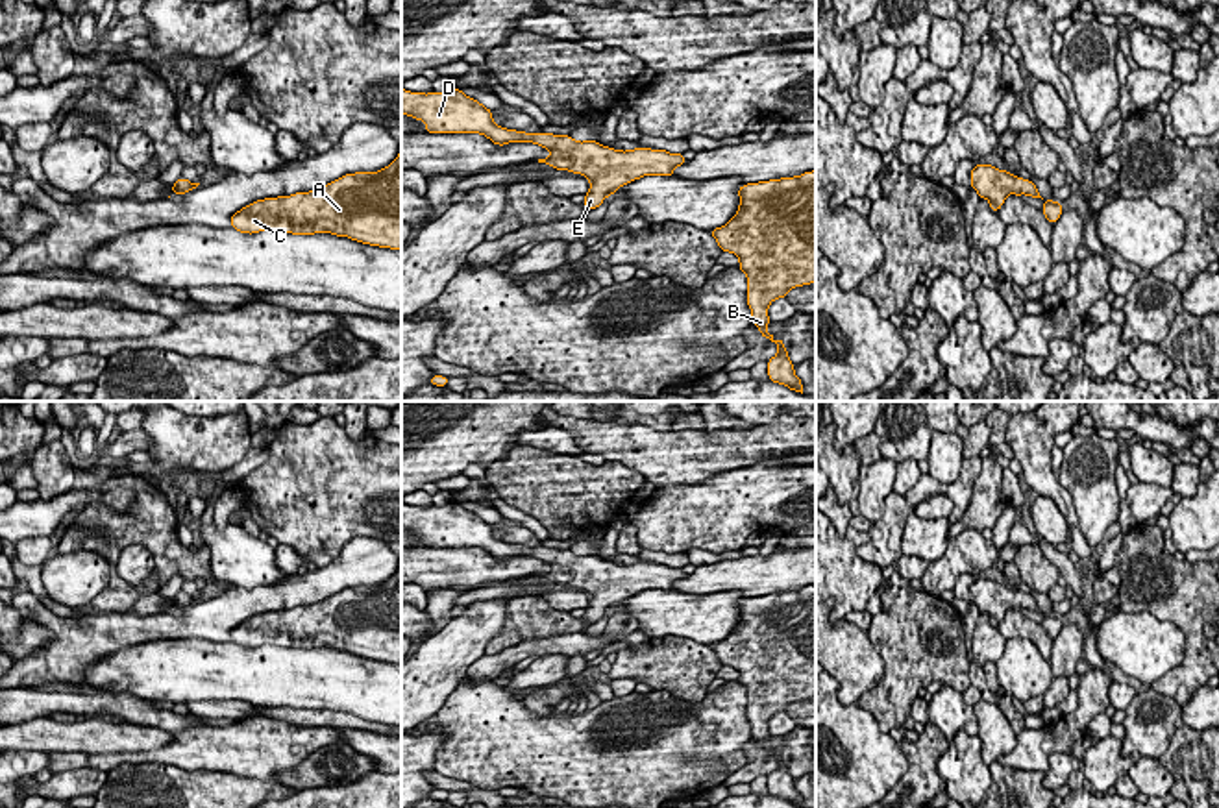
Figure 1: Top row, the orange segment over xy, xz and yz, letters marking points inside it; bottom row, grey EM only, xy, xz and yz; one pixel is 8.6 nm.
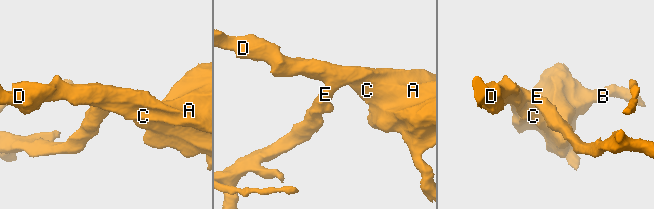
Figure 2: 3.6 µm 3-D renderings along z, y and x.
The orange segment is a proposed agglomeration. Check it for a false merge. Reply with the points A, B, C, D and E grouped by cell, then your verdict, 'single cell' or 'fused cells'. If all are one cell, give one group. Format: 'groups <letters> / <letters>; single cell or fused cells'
groups A B C D E; single cell

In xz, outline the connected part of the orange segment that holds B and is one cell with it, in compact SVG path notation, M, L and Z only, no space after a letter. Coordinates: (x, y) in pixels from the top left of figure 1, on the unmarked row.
M816 584L738 601L736 629L710 649L721 666L740 673L747 690L747 719L760 751L777 758L768 791L803 808L803 797L782 754L766 745L768 721L803 699L816 697Z

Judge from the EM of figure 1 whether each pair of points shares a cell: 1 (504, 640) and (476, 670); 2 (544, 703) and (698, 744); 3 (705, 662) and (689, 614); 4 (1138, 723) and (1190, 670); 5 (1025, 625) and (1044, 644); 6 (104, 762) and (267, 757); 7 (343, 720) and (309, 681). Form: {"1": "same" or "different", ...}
{"1": "different", "2": "different", "3": "different", "4": "different", "5": "same", "6": "same", "7": "different"}

